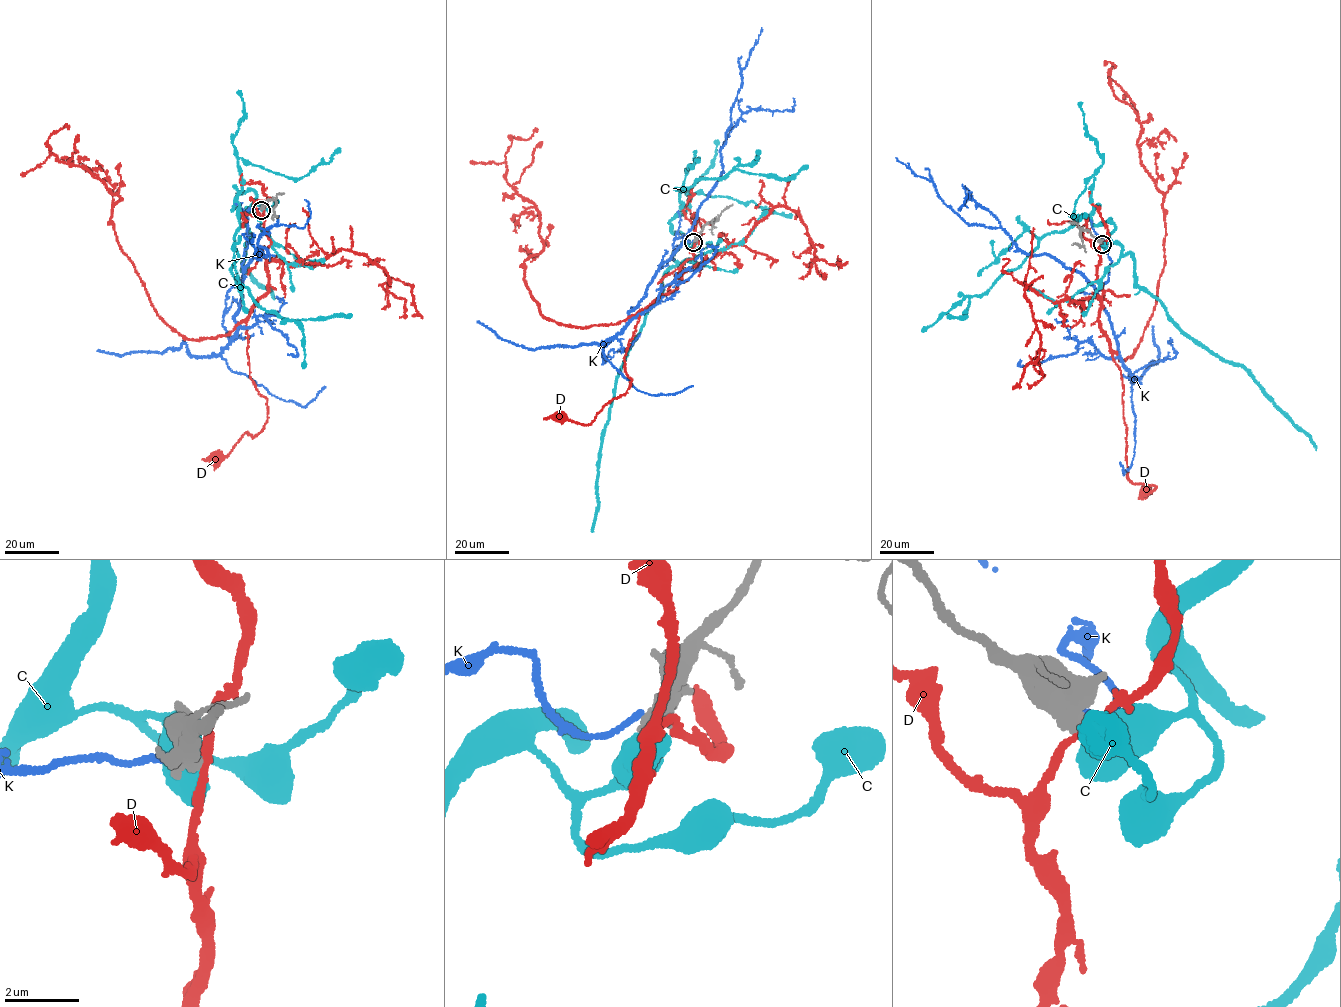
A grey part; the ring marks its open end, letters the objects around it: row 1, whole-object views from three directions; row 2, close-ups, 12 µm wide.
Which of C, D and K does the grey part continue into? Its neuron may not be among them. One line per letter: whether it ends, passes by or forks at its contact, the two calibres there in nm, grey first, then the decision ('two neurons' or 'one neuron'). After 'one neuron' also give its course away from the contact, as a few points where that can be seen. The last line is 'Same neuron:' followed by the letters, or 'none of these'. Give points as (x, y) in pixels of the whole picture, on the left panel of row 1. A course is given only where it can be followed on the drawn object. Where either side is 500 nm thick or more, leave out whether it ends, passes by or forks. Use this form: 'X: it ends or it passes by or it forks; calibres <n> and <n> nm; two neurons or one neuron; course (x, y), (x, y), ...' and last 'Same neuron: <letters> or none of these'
C: calibres 200 and 850 nm; two neurons
D: calibres 600 and 200 nm; two neurons
K: calibres 500 and 150 nm; two neurons
Same neuron: none of these

